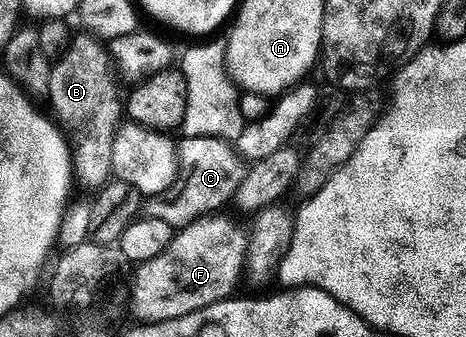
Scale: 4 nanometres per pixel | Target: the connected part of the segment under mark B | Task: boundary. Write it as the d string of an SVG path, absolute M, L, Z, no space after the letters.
M87 33L77 34L68 48L60 54L60 58L52 63L46 102L52 106L51 114L63 131L64 138L68 140L75 186L84 191L92 191L91 193L99 192L112 175L112 136L122 122L122 95L116 92L116 83L118 81L110 66L105 44Z

